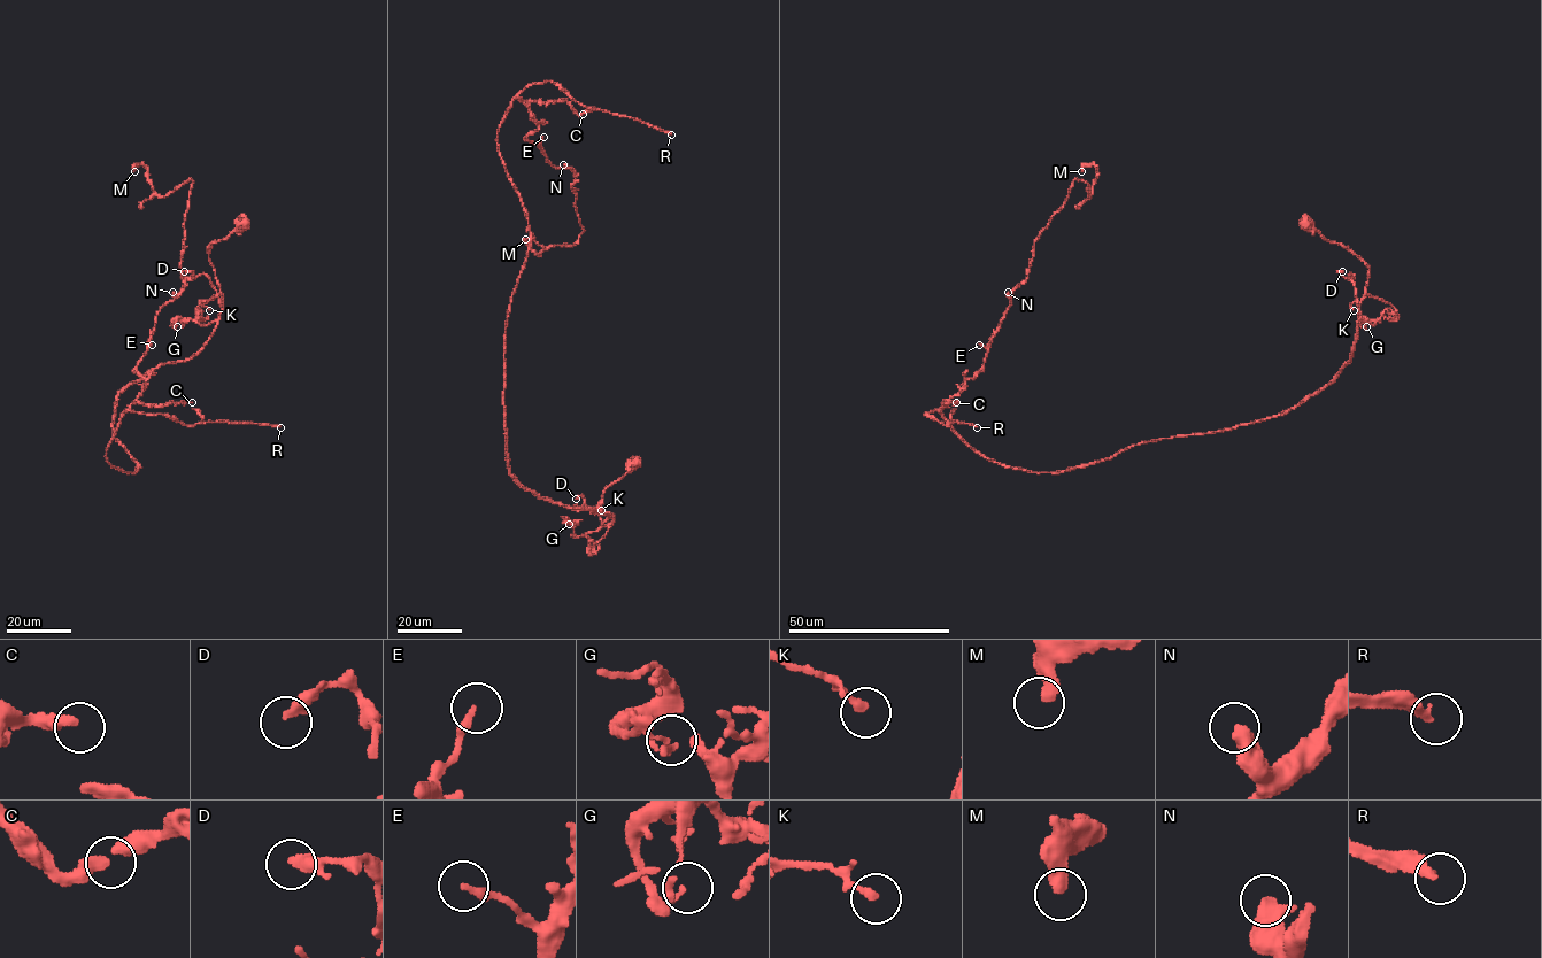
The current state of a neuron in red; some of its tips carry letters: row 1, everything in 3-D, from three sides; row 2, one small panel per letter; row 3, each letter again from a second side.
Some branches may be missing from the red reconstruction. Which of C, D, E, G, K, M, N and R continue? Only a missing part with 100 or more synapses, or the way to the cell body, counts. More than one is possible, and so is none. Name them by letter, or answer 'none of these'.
R

